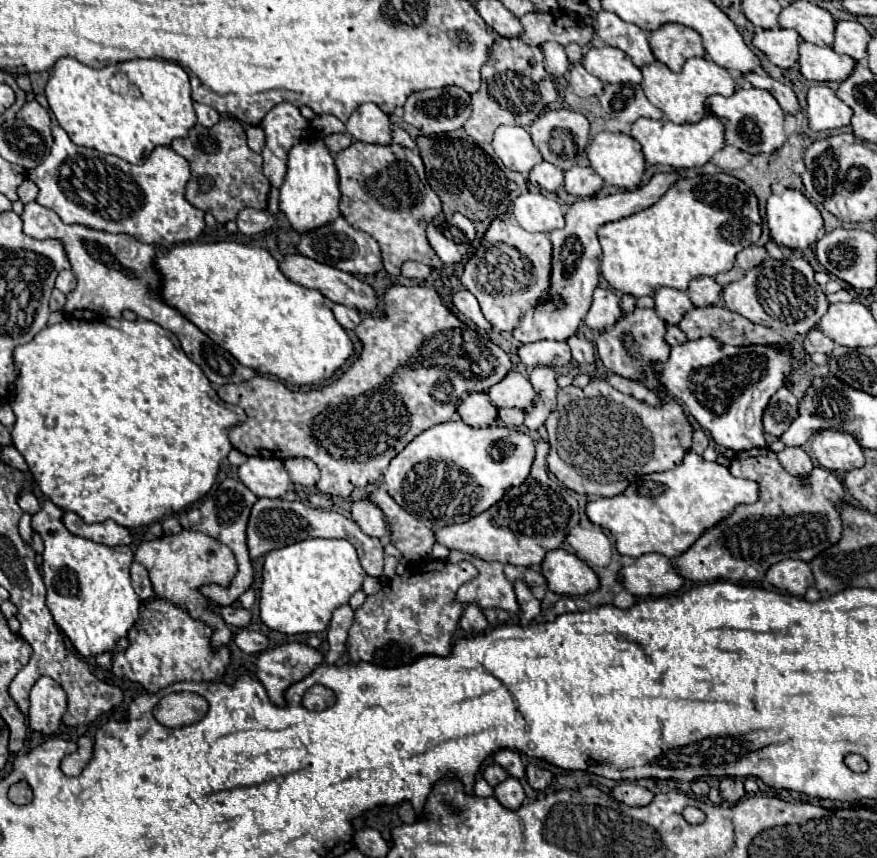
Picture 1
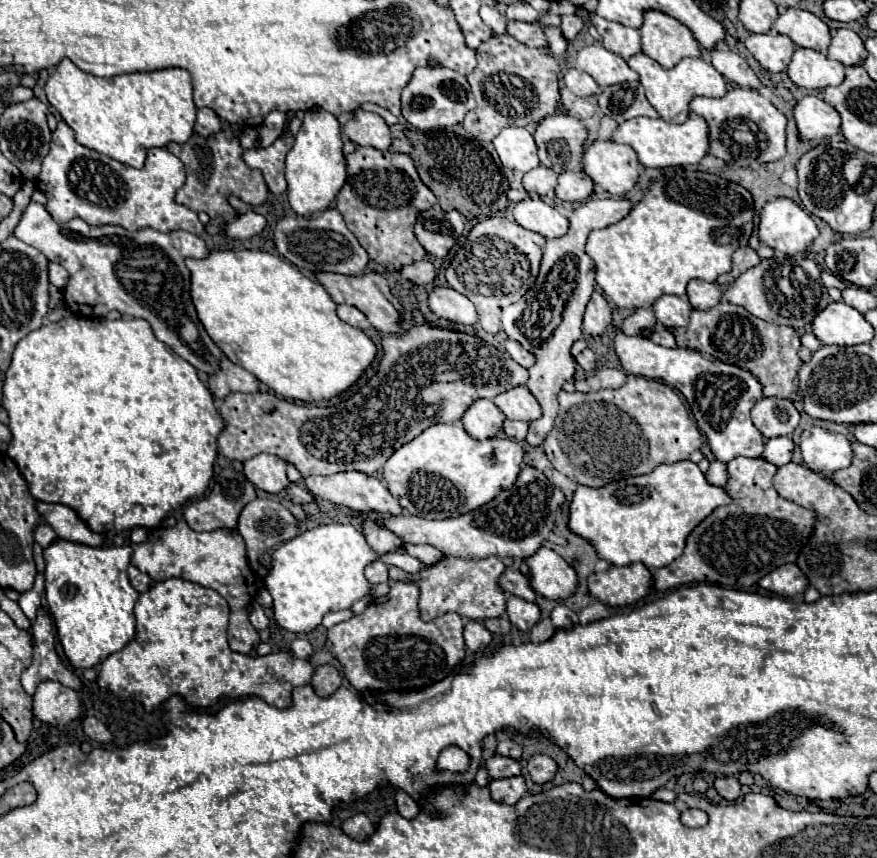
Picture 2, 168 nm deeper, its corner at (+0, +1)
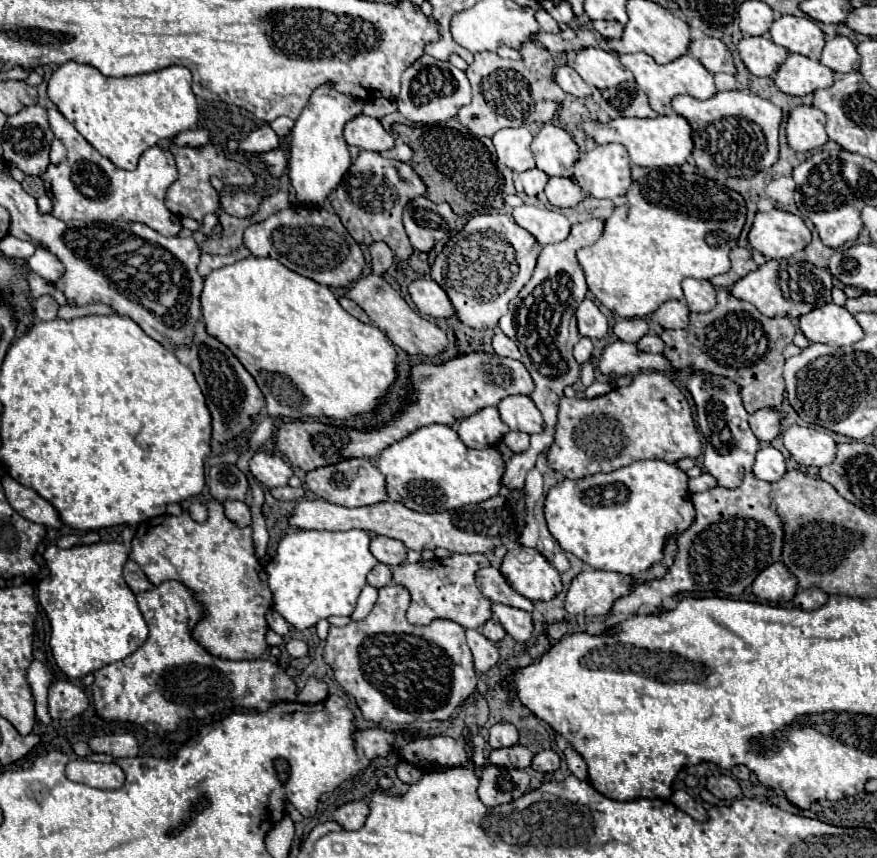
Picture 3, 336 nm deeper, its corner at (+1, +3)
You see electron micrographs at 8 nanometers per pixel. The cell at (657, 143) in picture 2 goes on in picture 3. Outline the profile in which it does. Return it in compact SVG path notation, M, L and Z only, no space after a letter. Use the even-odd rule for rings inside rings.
M679 114L657 116L653 120L651 118L615 118L609 124L585 122L585 124L581 124L581 128L589 136L593 136L597 140L597 144L611 144L611 142L623 144L629 152L631 162L637 166L653 166L653 168L681 166L689 160L691 150L693 150L691 126Z

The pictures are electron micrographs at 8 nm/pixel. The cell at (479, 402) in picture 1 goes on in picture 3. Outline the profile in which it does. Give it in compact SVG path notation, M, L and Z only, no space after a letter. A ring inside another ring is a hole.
M487 406L475 412L473 416L465 418L457 434L469 448L487 448L501 442L507 430L509 426L501 420L499 410L495 406Z

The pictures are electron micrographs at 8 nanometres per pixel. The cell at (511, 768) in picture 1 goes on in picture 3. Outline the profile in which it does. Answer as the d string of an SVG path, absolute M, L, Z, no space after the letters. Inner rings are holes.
M495 724L489 730L489 744L491 748L509 748L517 744L517 730L513 724Z

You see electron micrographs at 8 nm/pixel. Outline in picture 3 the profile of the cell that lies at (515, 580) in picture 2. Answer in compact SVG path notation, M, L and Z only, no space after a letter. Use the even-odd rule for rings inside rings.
M493 566L477 572L477 586L491 602L501 602L501 604L515 606L515 608L521 608L527 612L533 610L533 602L523 598L519 592L511 590L511 586L507 586L507 580L503 578L503 574Z

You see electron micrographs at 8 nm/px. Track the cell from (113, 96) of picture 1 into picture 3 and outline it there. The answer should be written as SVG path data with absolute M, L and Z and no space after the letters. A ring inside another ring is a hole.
M65 62L49 78L47 96L97 152L101 152L117 168L123 168L123 170L135 170L139 156L147 148L155 146L159 140L171 140L179 132L195 128L199 120L197 98L191 92L191 72L185 66L169 66L169 68L149 72L149 74L139 74L139 76L109 78L109 76L103 76L93 66Z

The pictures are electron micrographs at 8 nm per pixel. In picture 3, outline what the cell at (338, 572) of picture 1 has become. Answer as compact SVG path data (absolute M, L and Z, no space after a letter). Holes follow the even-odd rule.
M297 530L297 532L289 532L289 534L279 542L277 552L275 552L275 556L271 558L271 562L265 566L265 570L267 570L267 574L269 574L269 588L271 588L271 592L273 592L273 608L275 608L291 626L295 626L295 628L299 628L299 630L311 628L311 626L315 626L321 618L329 618L329 616L333 616L333 614L337 614L337 616L349 616L349 614L353 614L355 604L357 604L357 598L359 598L363 586L367 584L367 582L365 582L365 576L367 576L367 572L377 564L375 556L369 552L369 542L371 542L371 536L369 536L367 532L363 532L363 530L345 530L345 532Z

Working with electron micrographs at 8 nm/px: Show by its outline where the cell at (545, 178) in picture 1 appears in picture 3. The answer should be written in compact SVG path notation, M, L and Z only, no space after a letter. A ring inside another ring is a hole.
M533 168L533 170L517 174L515 176L515 186L517 186L519 192L525 192L527 196L537 196L545 190L547 180L549 180L549 176L543 174L543 170Z

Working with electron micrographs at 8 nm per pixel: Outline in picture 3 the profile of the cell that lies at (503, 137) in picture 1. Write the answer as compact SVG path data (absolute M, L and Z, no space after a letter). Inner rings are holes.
M525 126L499 130L493 136L493 144L495 144L495 150L497 150L497 163L511 168L513 172L525 172L525 170L535 168L535 160L531 156L531 148L529 148L531 140L533 140L533 136L531 136L531 132Z

